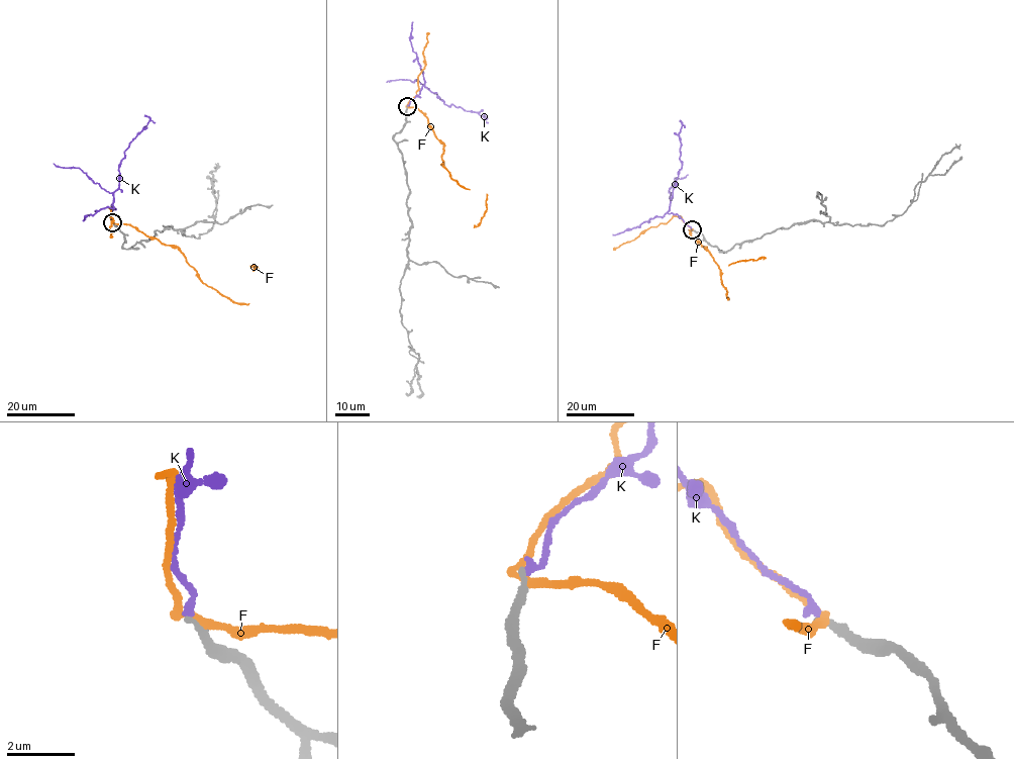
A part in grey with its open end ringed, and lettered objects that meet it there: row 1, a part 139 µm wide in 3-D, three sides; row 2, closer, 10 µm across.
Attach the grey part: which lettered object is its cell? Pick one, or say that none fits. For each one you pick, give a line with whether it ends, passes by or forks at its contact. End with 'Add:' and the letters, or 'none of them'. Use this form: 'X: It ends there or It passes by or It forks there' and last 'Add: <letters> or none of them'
Add: none of them

